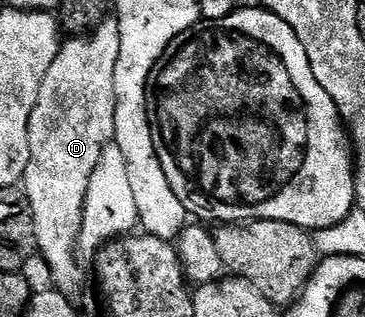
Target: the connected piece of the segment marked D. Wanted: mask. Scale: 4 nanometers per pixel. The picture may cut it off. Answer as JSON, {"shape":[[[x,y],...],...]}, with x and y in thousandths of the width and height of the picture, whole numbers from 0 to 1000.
{"shape":[[[301,50],[258,82],[230,114],[200,114],[170,142],[151,177],[118,265],[107,278],[107,315],[85,353],[85,391],[74,416],[79,445],[79,514],[68,533],[63,596],[74,631],[85,631],[85,669],[96,681],[96,744],[110,811],[123,811],[134,836],[142,899],[164,927],[192,946],[208,943],[233,864],[211,830],[222,710],[238,631],[238,593],[249,580],[249,543],[271,517],[271,492],[312,445],[315,416],[315,202],[326,189],[326,76],[318,54]]]}

